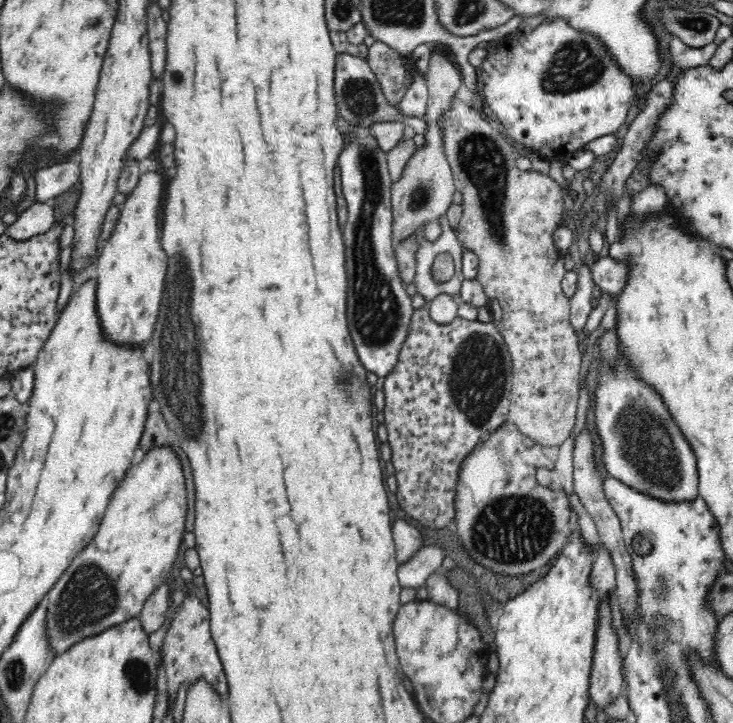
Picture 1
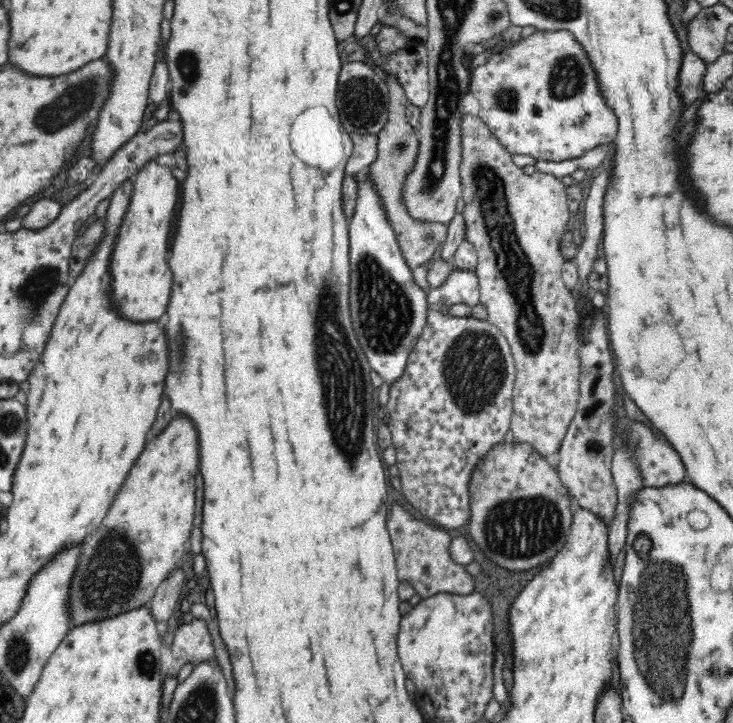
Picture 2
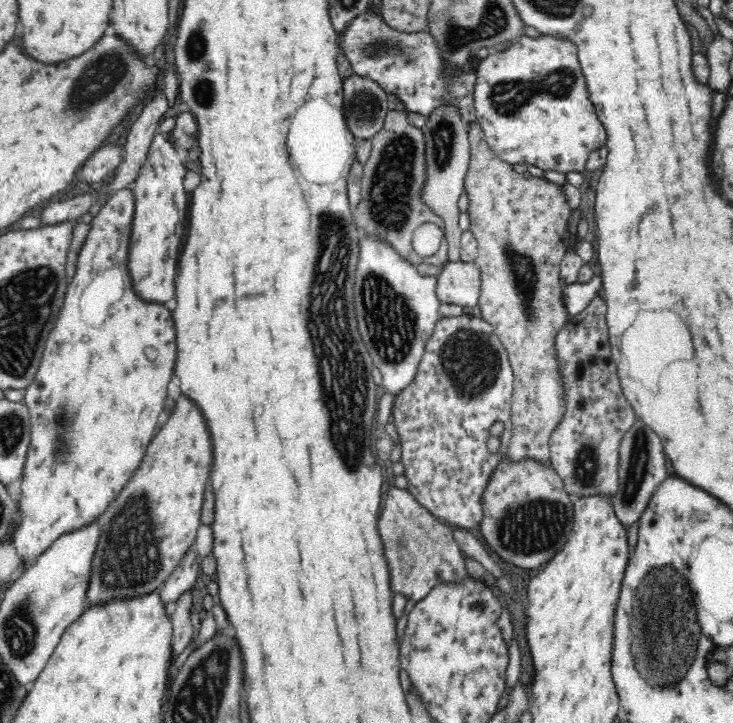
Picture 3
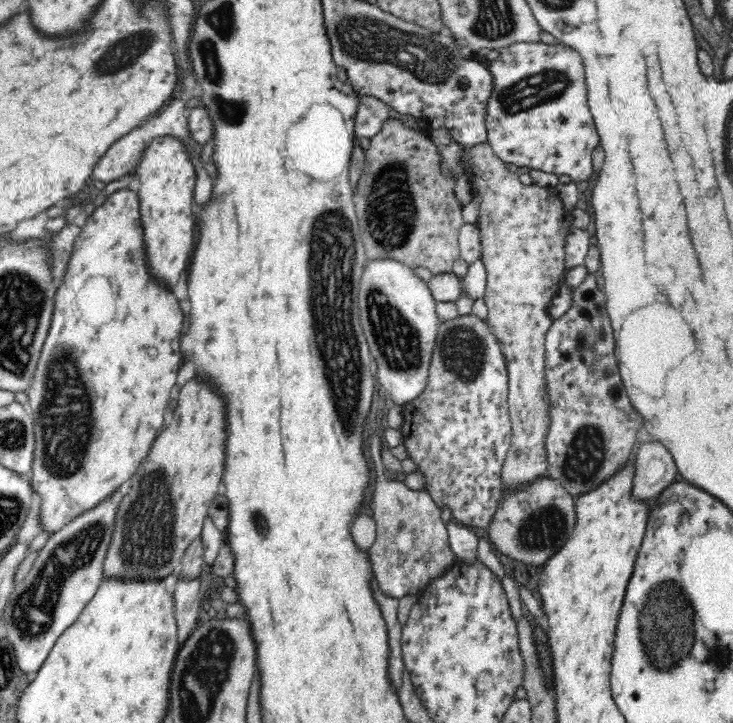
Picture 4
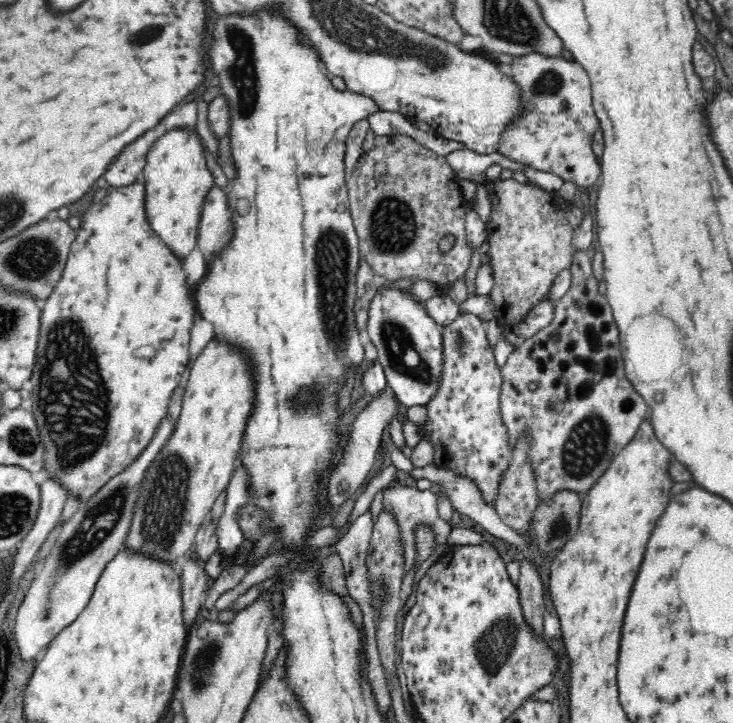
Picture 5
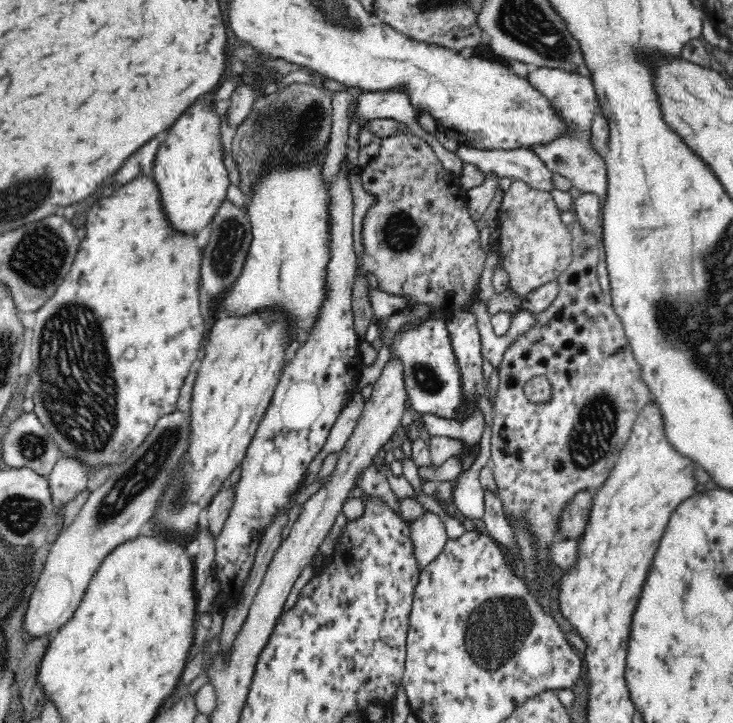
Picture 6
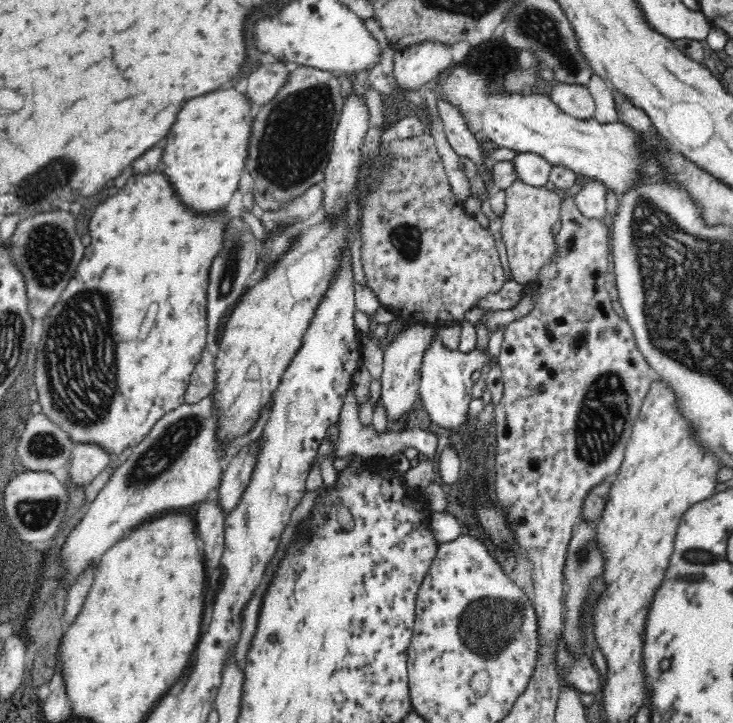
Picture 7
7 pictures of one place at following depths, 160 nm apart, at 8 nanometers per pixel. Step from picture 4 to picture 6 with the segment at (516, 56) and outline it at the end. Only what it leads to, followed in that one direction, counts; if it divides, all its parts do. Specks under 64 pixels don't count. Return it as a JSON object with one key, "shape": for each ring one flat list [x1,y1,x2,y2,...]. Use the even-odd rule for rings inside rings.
{"shape":[[528,66,525,79,550,102,554,113,565,124,565,132,552,142,524,146,524,148,534,151,553,174,569,178,573,186,580,189,582,193,596,194,604,199,607,194,606,163,603,154,598,153,591,143,591,128,599,108,591,78,578,72]]}

